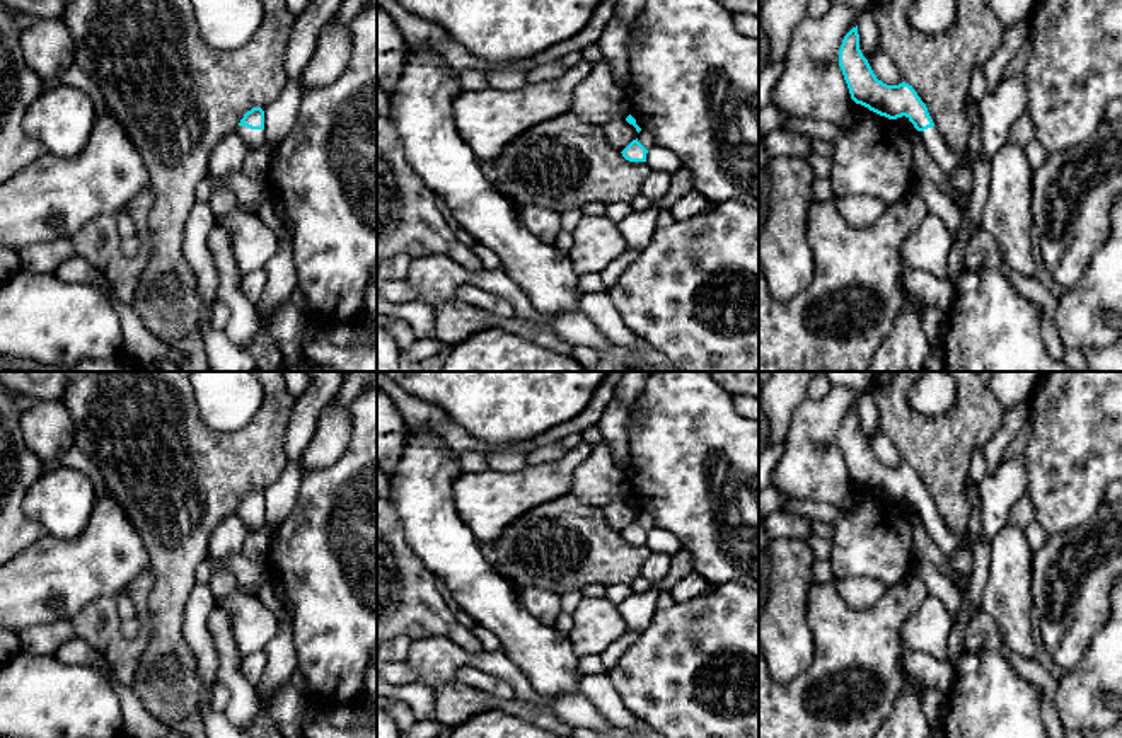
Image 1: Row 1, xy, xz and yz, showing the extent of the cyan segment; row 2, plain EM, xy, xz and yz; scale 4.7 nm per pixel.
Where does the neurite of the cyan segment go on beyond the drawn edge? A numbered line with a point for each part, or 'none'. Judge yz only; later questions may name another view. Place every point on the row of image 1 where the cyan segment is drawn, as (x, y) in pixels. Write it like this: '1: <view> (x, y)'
1: yz (950, 161)

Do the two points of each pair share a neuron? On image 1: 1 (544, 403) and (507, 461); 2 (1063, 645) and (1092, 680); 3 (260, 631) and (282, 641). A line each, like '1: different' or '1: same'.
1: different
2: different
3: different

